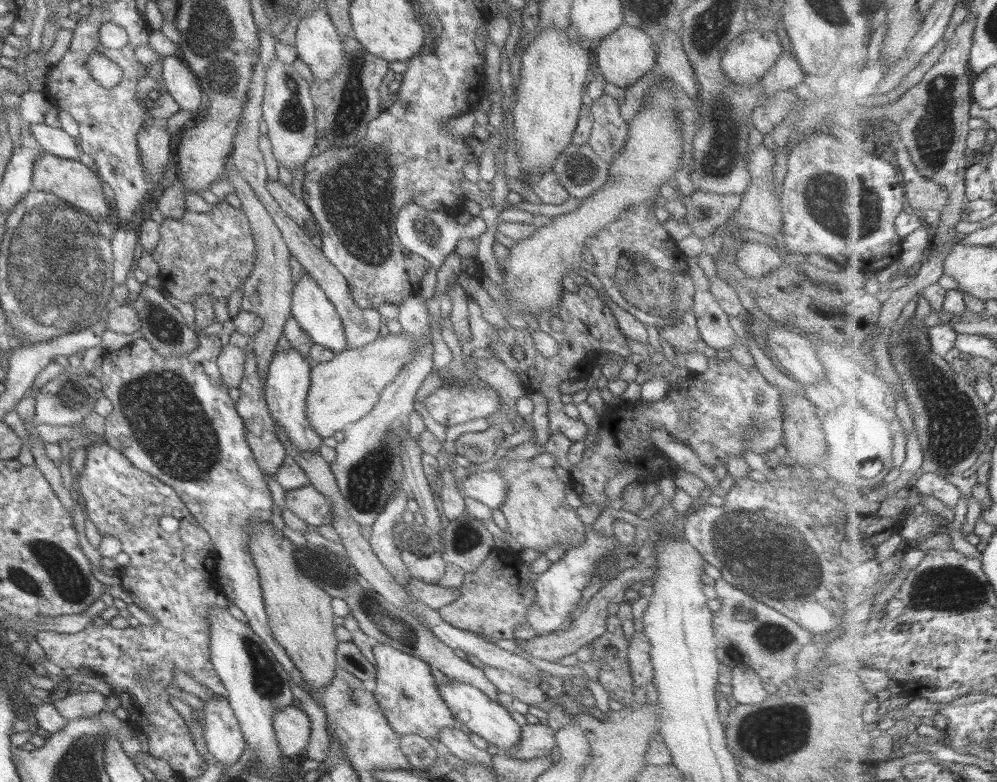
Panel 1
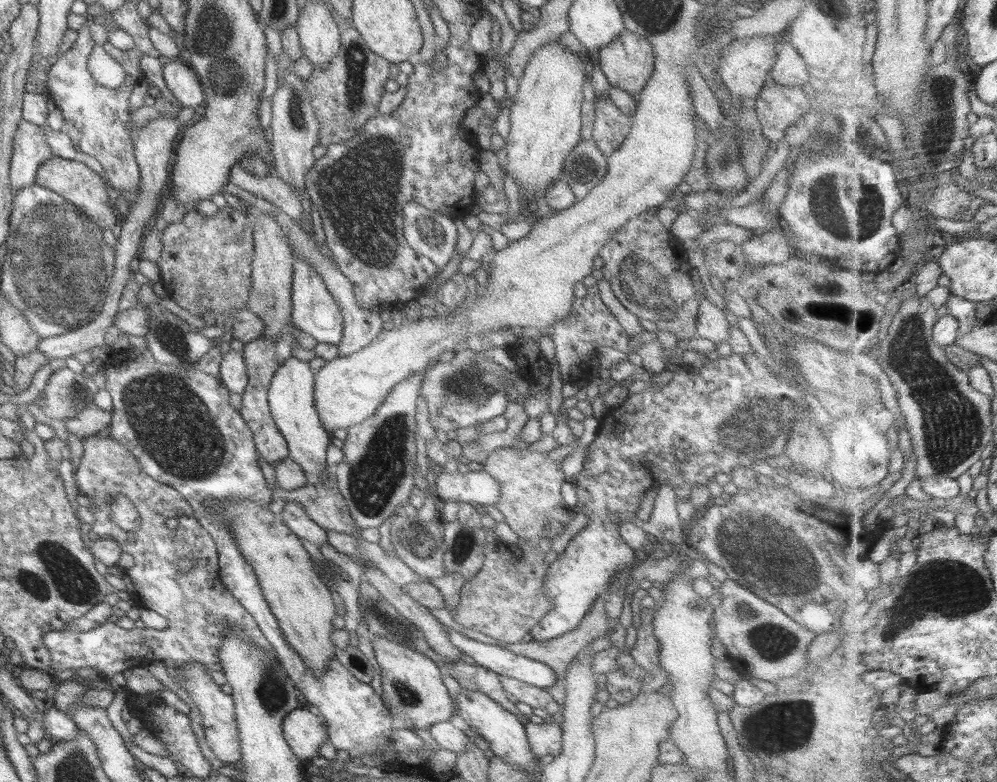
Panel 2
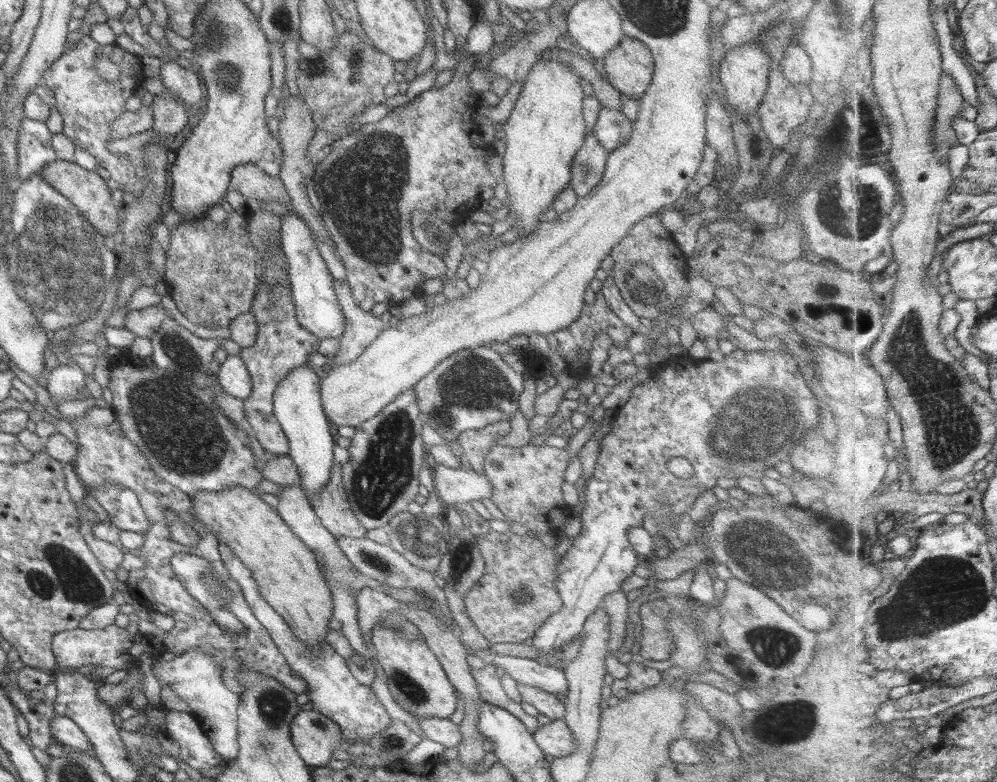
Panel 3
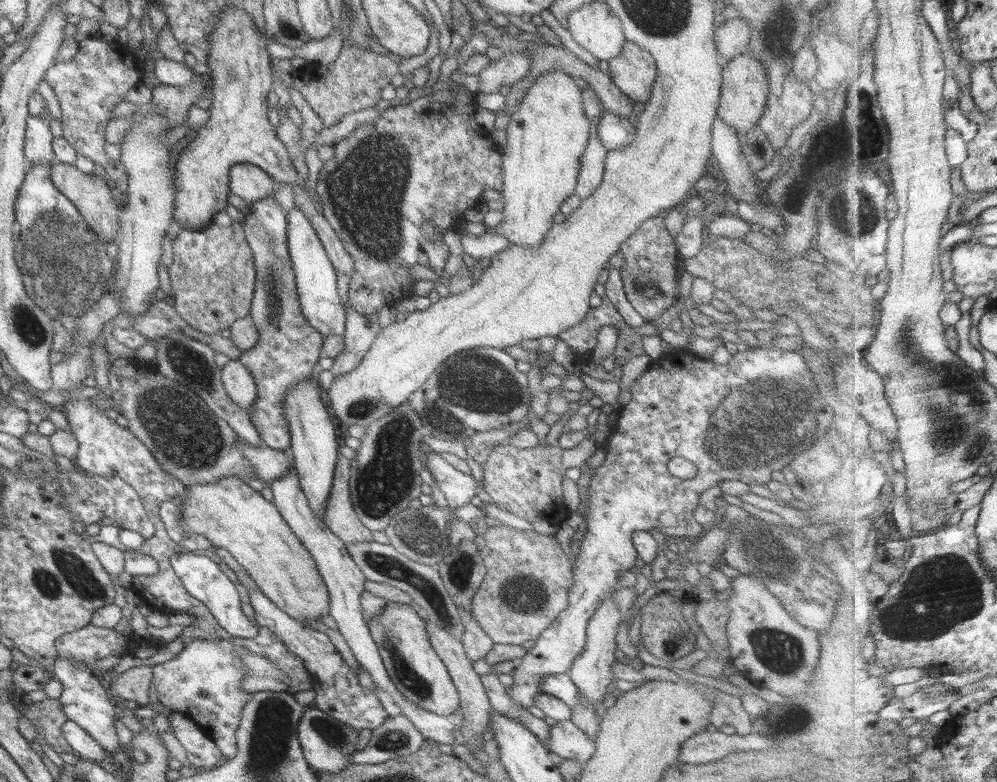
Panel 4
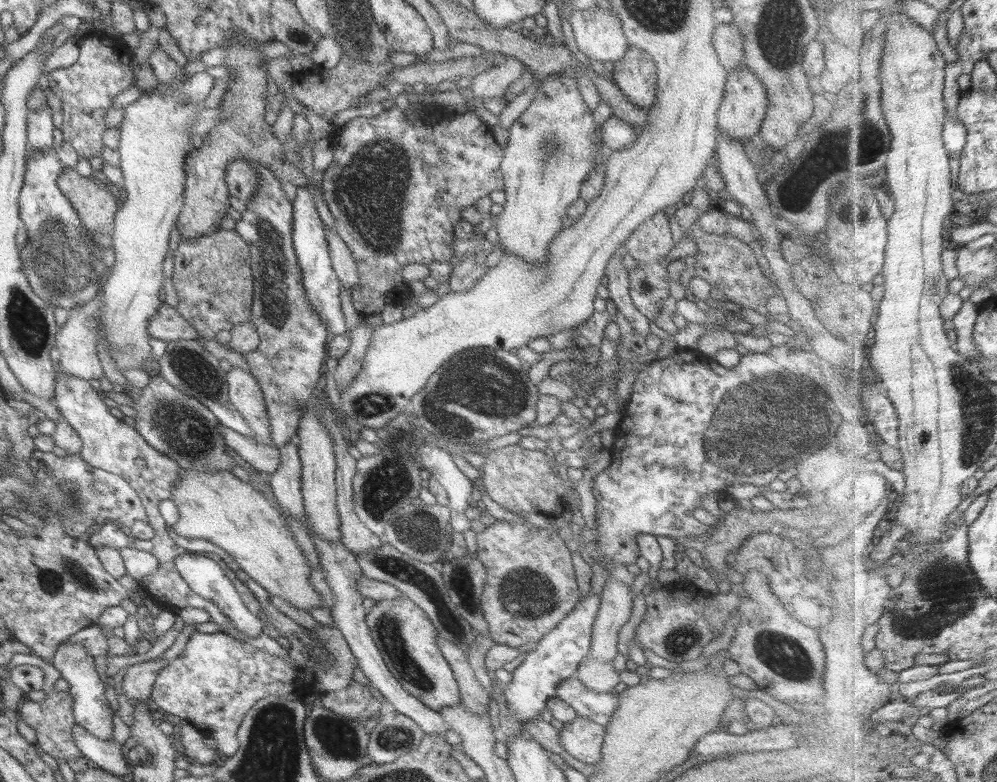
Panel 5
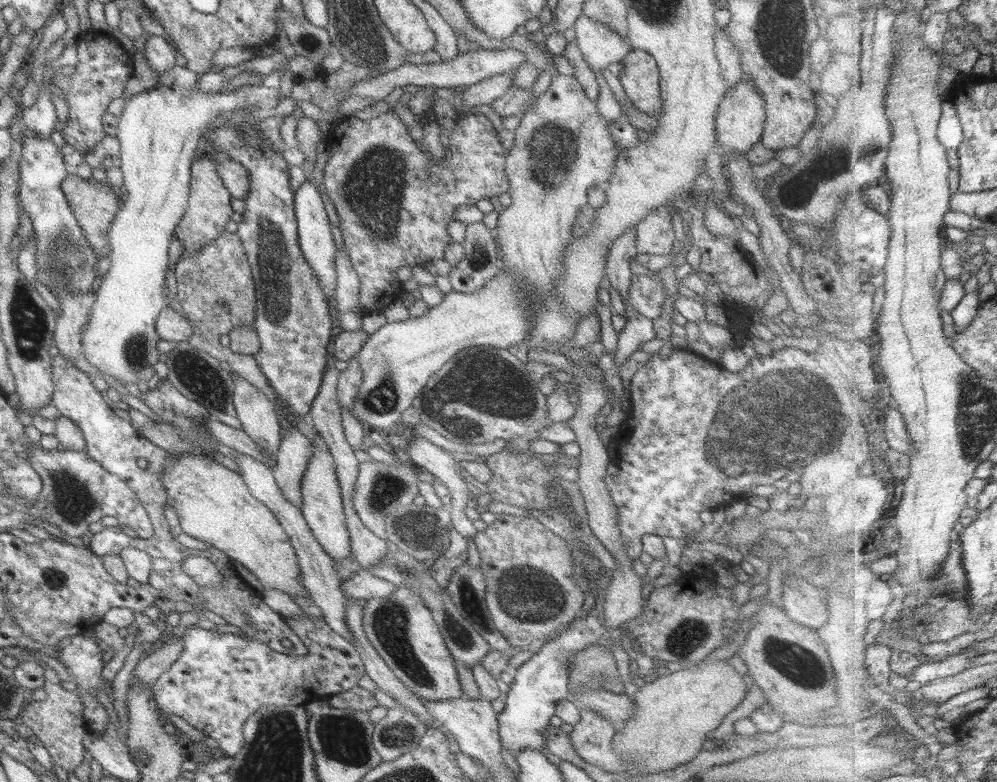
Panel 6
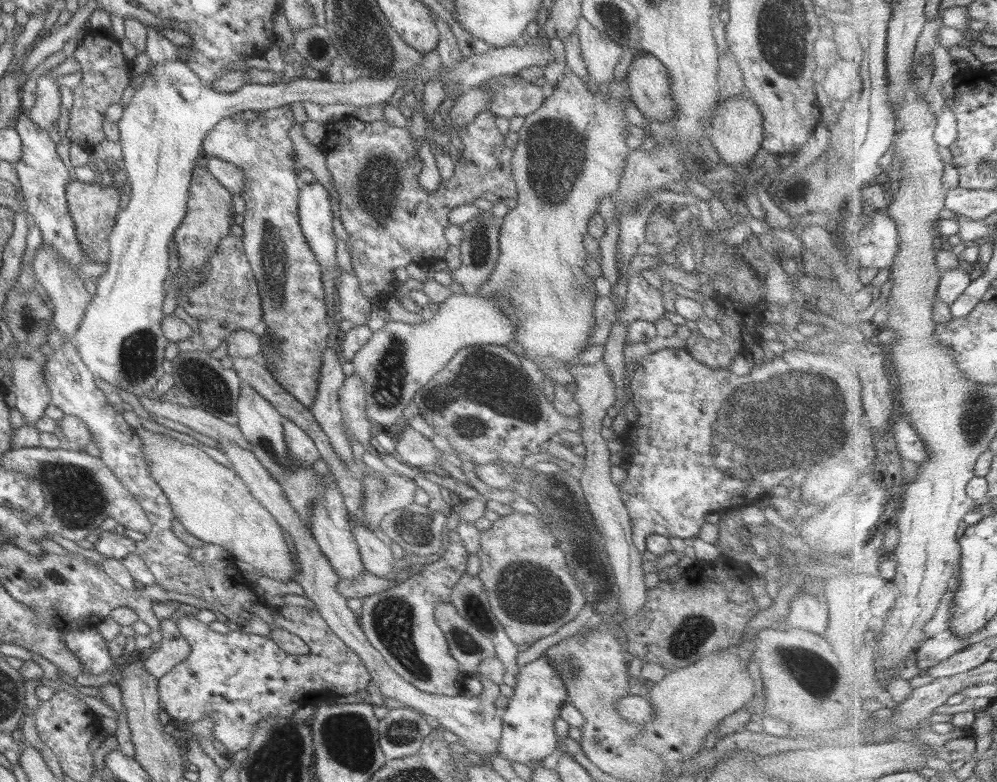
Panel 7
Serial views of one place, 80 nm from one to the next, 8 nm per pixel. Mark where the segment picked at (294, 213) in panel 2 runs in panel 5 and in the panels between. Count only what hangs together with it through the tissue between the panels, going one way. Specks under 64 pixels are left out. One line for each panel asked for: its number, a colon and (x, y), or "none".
3: (247, 179)
4: (248, 182)
5: (240, 177)

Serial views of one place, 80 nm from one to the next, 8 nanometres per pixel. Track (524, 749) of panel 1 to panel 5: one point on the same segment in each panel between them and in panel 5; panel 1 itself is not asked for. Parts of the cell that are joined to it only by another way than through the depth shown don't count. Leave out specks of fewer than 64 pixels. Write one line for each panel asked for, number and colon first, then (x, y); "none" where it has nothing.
2: (544, 740)
3: (554, 738)
4: (566, 740)
5: (582, 739)

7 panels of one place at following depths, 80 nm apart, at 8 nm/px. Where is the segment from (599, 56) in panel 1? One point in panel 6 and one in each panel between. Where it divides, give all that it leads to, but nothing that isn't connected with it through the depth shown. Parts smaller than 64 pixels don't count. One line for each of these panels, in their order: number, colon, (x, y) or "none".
2: (626, 62)
3: (628, 68)
4: (632, 71)
5: (634, 74)
6: (638, 77)

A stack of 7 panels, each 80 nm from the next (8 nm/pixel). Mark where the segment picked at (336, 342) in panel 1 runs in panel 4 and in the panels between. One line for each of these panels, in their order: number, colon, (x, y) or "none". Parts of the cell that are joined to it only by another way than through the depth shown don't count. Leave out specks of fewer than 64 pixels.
2: (313, 311)
3: (316, 308)
4: (314, 277)

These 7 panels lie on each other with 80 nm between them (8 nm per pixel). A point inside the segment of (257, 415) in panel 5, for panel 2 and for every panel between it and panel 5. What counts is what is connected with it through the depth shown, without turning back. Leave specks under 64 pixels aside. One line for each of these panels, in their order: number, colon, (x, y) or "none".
2: (231, 370)
3: (232, 376)
4: (235, 379)

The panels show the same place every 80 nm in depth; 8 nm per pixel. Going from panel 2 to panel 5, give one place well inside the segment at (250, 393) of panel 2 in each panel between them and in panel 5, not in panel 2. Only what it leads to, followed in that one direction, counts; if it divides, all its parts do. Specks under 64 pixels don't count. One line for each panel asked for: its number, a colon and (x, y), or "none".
3: (281, 344)
4: (287, 348)
5: (289, 359)

